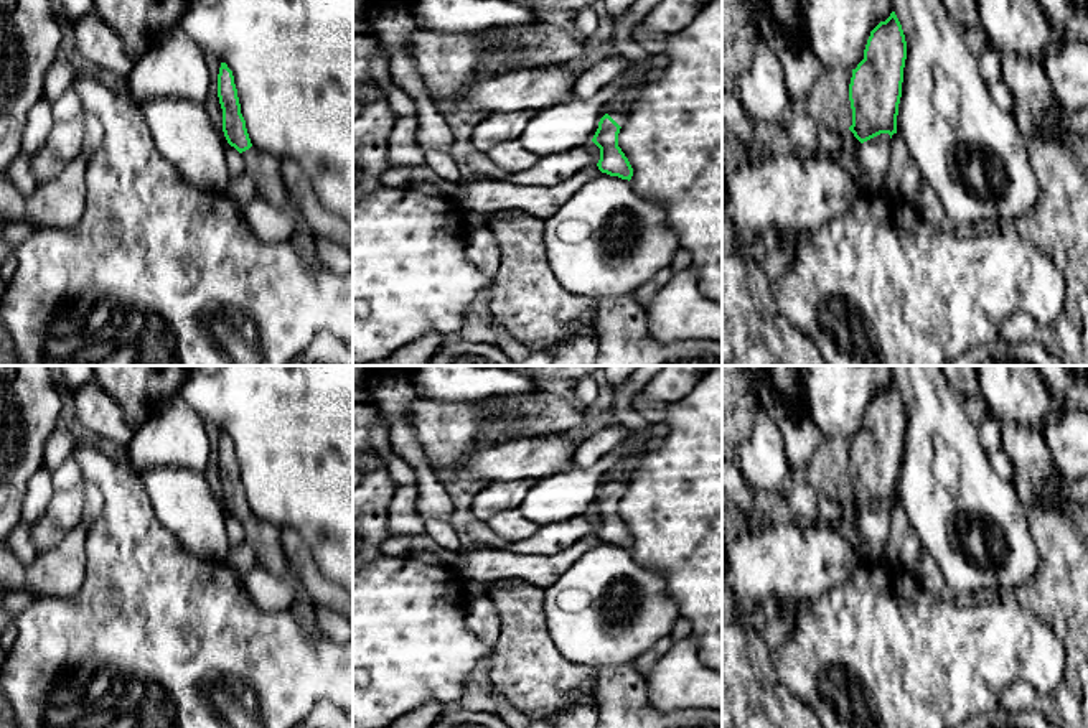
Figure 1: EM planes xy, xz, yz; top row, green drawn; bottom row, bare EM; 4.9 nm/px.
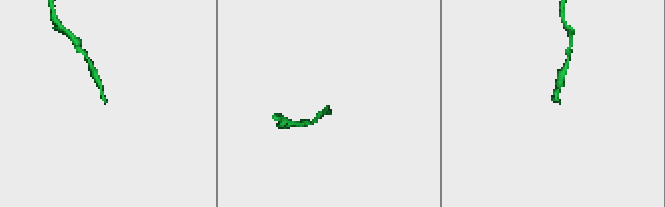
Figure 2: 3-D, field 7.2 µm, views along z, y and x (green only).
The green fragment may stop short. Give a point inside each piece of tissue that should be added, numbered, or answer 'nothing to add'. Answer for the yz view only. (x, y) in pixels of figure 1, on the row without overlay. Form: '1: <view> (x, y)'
nothing to add

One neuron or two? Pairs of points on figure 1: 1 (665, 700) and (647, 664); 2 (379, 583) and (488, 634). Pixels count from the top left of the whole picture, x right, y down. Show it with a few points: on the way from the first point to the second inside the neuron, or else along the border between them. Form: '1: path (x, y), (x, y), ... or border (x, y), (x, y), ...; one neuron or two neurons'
1: border (666, 651), (647, 677); two neurons
2: border (467, 602), (465, 626), (490, 648); two neurons

